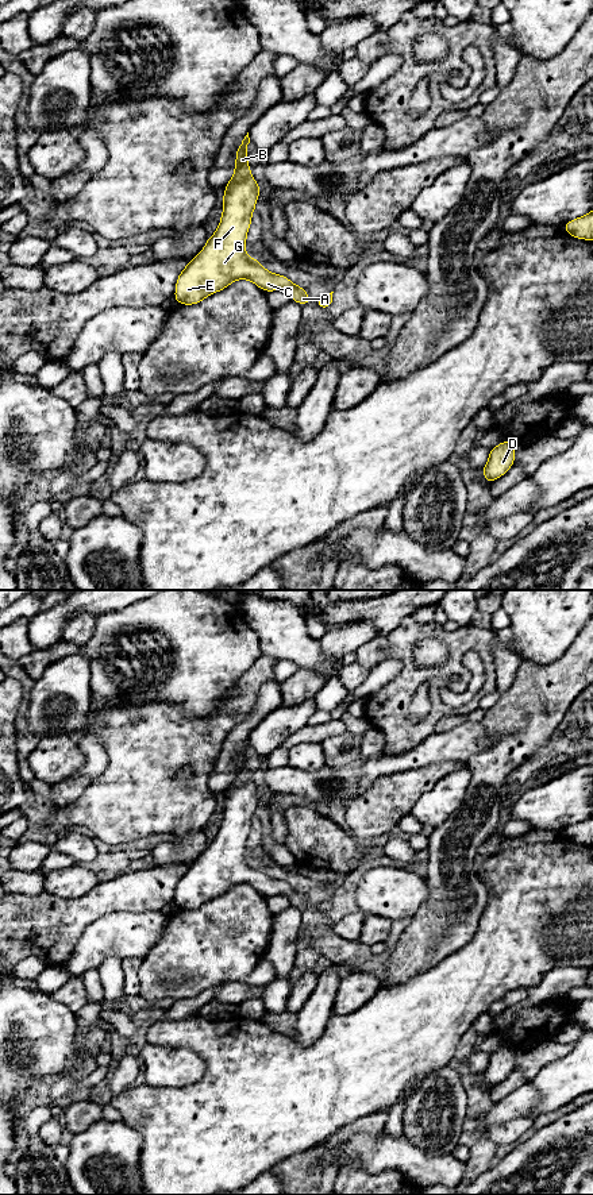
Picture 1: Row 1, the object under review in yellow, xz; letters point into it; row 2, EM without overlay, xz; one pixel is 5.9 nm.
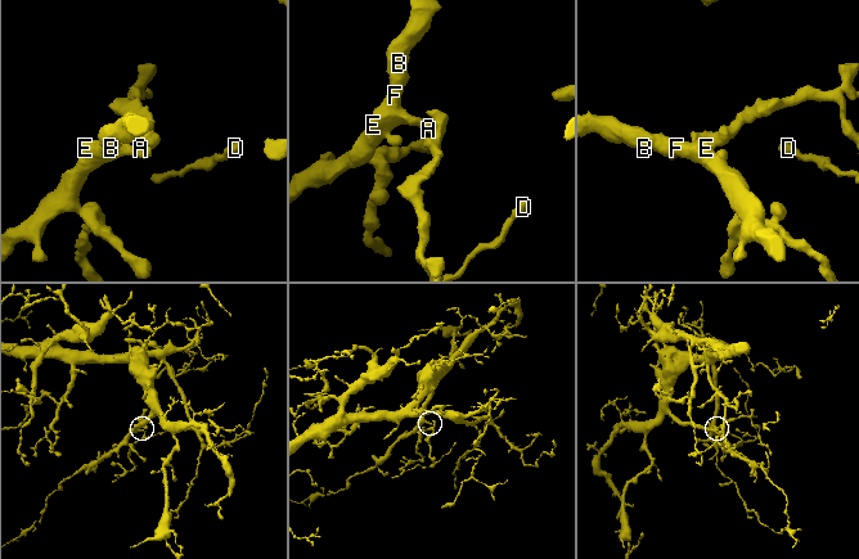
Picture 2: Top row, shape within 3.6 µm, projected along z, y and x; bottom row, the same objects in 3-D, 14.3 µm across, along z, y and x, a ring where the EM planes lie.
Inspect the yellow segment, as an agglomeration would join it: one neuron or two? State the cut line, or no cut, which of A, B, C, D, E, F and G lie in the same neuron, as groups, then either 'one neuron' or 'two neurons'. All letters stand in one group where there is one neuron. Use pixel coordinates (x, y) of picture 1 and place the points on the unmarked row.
no cut | A B C D E F G | one neuron

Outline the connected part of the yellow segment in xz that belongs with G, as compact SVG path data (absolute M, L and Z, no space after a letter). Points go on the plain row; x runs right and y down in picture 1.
M247 737L235 758L236 770L224 794L223 818L216 837L177 883L173 903L178 909L199 909L236 884L249 884L265 897L286 895L301 910L311 907L307 894L263 874L258 864L246 860L246 841L261 798L247 770L249 748Z

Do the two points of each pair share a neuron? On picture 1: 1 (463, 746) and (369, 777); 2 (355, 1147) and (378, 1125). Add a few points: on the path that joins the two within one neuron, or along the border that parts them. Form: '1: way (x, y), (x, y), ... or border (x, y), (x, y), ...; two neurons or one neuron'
1: way (441, 747), (412, 759), (392, 763); one neuron
2: border (384, 1128), (376, 1132), (354, 1133), (342, 1144); two neurons

